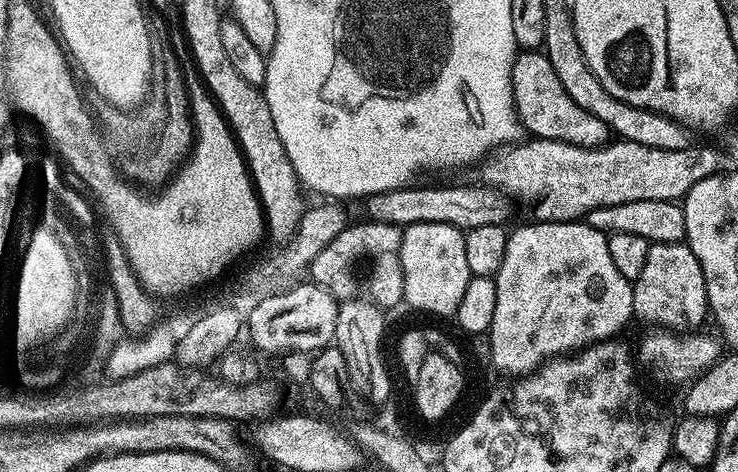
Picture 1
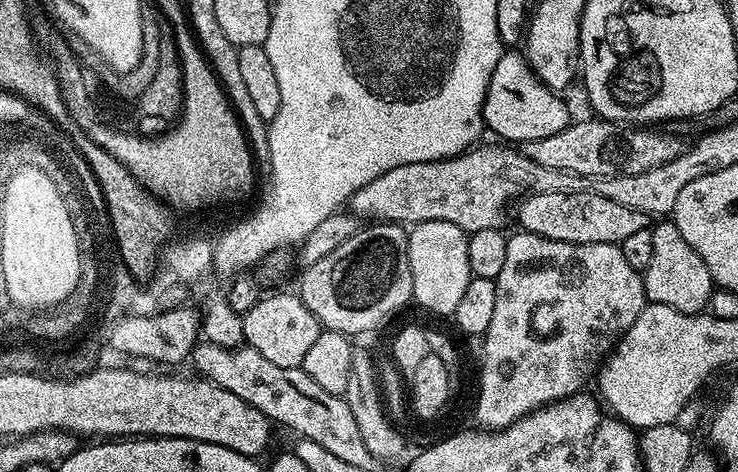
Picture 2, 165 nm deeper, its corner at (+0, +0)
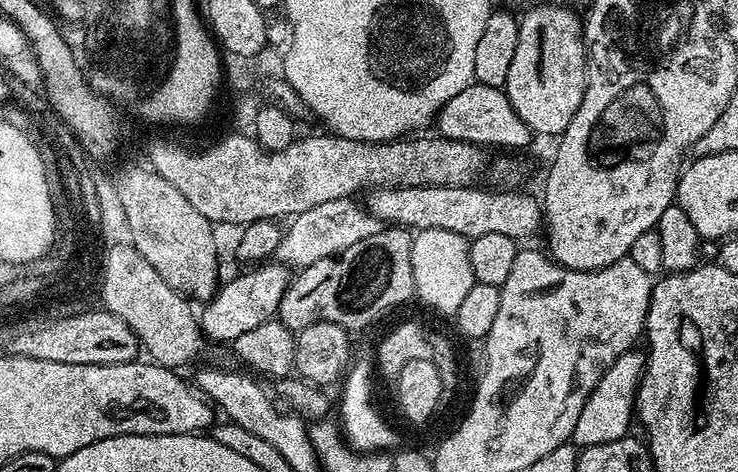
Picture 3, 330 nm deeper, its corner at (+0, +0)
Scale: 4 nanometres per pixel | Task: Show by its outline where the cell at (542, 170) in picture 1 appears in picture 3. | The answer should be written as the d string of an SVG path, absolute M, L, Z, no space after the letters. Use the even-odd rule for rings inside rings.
M352 198L323 202L312 210L298 213L291 221L289 228L283 229L280 245L277 246L275 259L288 265L292 270L303 270L322 258L337 256L342 250L354 246L354 242L362 242L362 238L370 238L370 234L378 234L382 221L375 212L363 203L355 204Z

